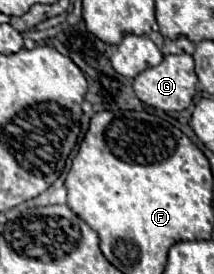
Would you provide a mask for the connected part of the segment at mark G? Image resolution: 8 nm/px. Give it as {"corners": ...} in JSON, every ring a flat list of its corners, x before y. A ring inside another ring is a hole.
{"corners":[[187,53,165,55,163,63,141,71,133,79,133,91,135,91,135,95,143,103,147,103,147,105,151,105,155,109,163,109,163,111,183,111,183,109,187,109,193,103,195,87,197,87,195,65,193,65,193,57,187,55]]}

